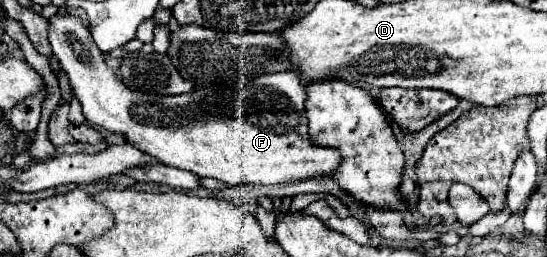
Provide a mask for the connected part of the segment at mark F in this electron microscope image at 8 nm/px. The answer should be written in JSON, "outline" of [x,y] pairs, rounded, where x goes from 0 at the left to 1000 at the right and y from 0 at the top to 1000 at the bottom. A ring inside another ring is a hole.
{"outline":[[[95,62],[91,70],[91,171],[99,218],[110,233],[121,272],[139,381],[150,405],[154,451],[201,514],[227,521],[230,553],[267,591],[303,646],[336,654],[362,685],[380,685],[406,700],[413,716],[523,716],[548,708],[578,685],[603,685],[614,646],[622,646],[622,591],[614,576],[578,568],[563,537],[563,475],[556,436],[556,335],[541,280],[508,280],[479,288],[450,327],[369,342],[329,374],[267,374],[256,358],[234,350],[223,319],[212,311],[212,288],[194,257],[183,195],[165,156],[161,109],[146,86],[143,62]]]}

